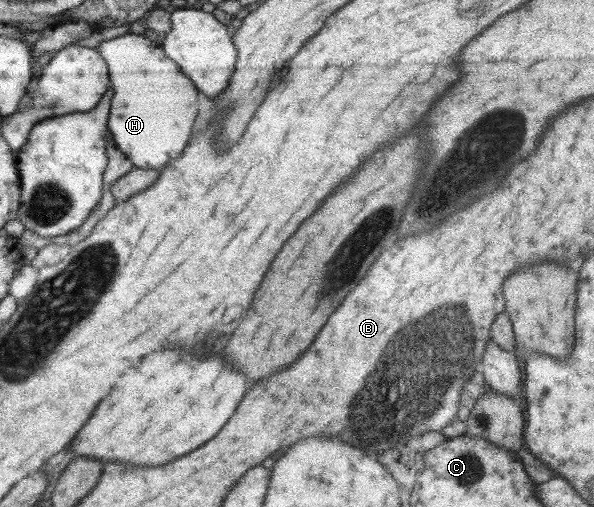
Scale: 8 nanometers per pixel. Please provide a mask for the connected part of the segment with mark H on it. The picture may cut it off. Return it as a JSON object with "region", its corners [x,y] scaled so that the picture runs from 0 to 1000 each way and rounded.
{"region":[[[222,63],[185,79],[167,83],[163,101],[182,128],[182,148],[190,168],[190,191],[182,227],[182,258],[200,296],[231,331],[271,337],[285,316],[305,308],[318,272],[323,272],[328,229],[332,229],[332,174],[316,150],[308,148],[298,126],[276,107],[269,81]]]}

